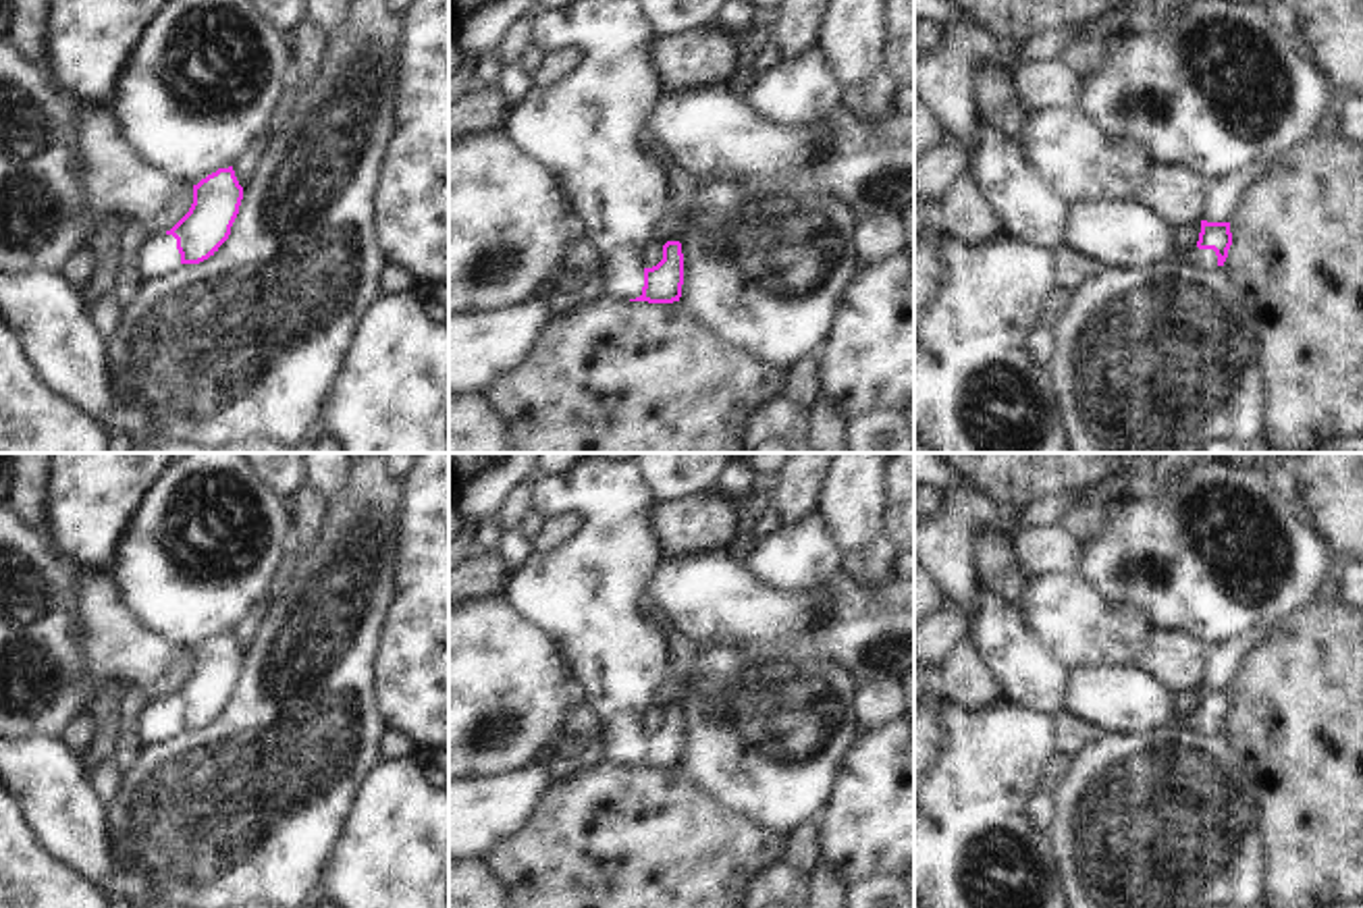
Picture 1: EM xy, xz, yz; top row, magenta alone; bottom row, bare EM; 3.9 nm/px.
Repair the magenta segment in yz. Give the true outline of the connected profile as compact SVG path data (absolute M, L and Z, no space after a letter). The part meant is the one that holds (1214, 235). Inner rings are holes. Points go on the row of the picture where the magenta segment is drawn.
M1201 220L1201 233L1195 247L1188 251L1188 260L1201 268L1224 266L1228 249L1232 245L1230 222Z

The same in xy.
M233 166L193 185L189 212L166 233L145 239L135 253L135 264L143 281L154 281L175 272L181 264L199 264L214 256L229 239L239 214L243 187Z

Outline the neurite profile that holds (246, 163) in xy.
M266 135L256 137L247 145L247 150L235 160L233 170L235 170L235 177L237 177L241 187L251 177L256 162L260 158L262 150L264 150L264 143L266 143Z

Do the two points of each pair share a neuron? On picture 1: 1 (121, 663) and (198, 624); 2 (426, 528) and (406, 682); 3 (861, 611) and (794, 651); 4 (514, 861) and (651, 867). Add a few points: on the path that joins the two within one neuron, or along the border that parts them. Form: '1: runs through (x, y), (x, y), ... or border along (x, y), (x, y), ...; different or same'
1: border along (127, 609), (146, 628), (179, 649); different
2: runs through (426, 566), (426, 645); same
3: runs through (844, 628), (811, 647); same
4: runs through (547, 865), (618, 867); same

